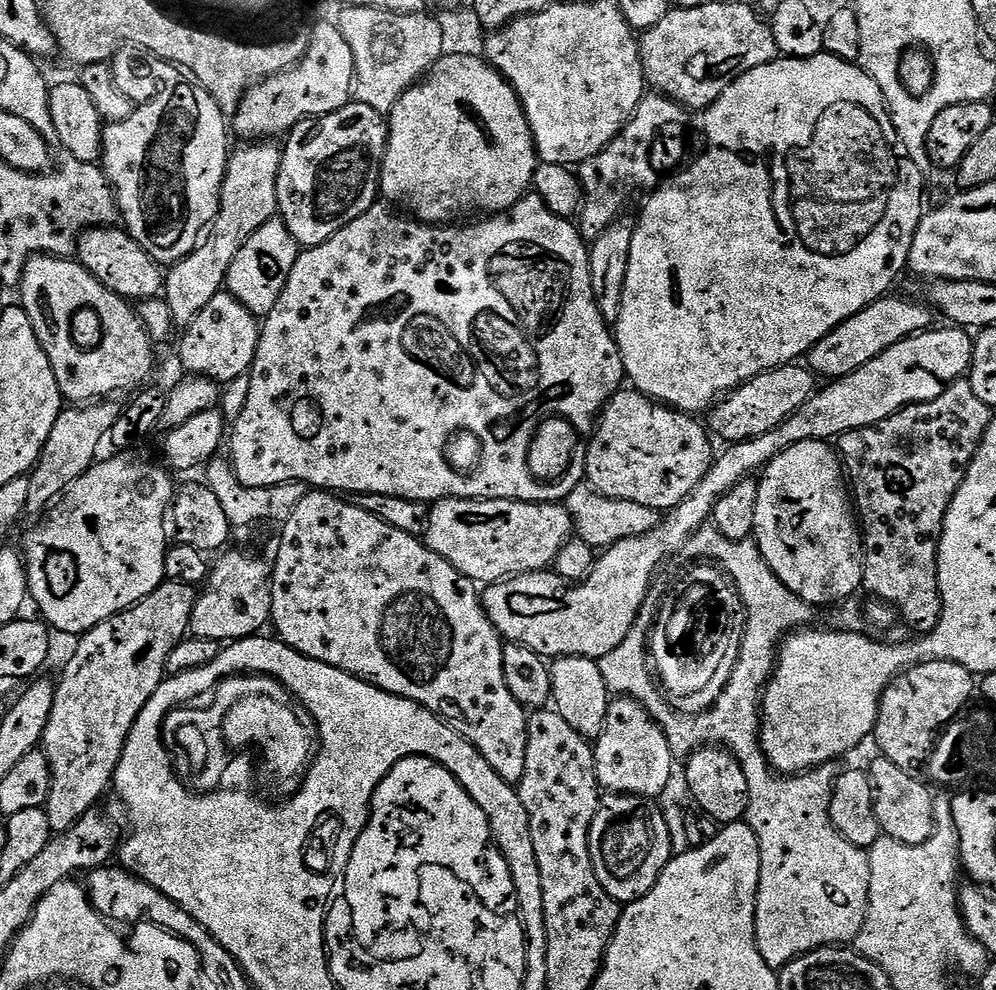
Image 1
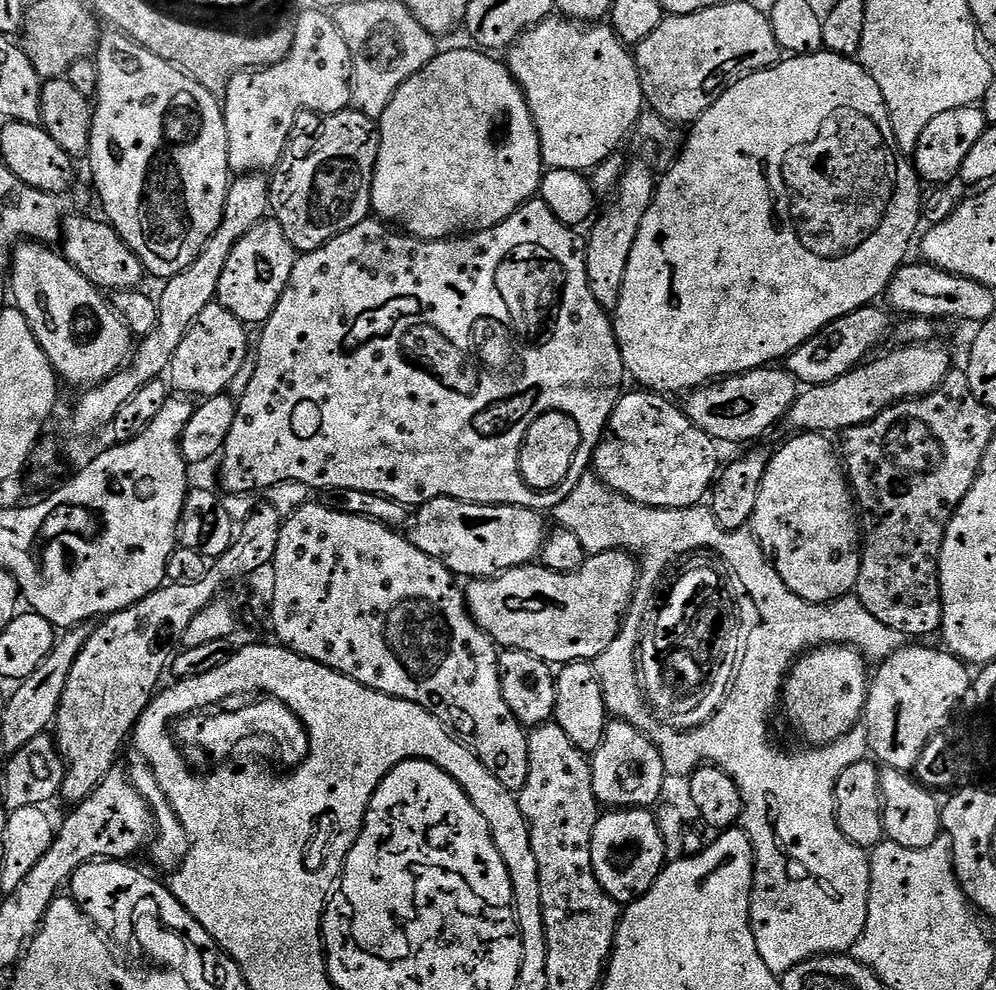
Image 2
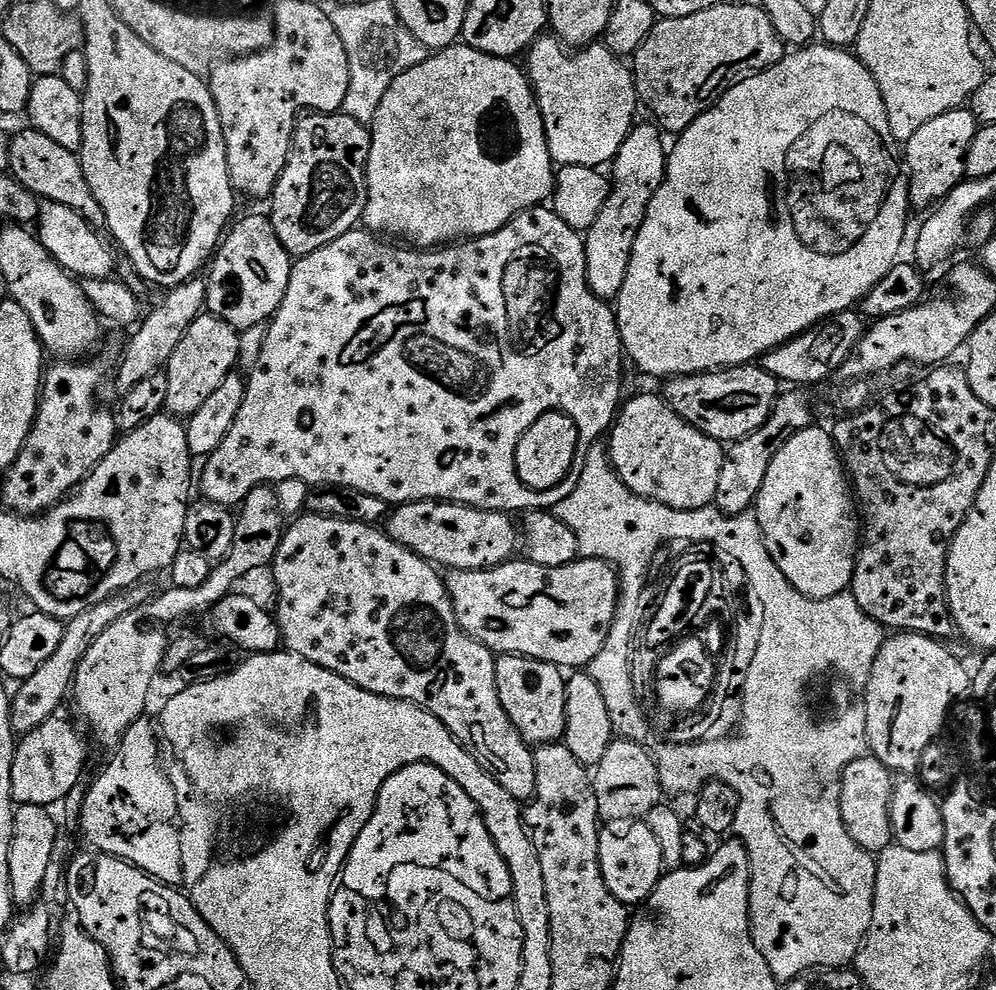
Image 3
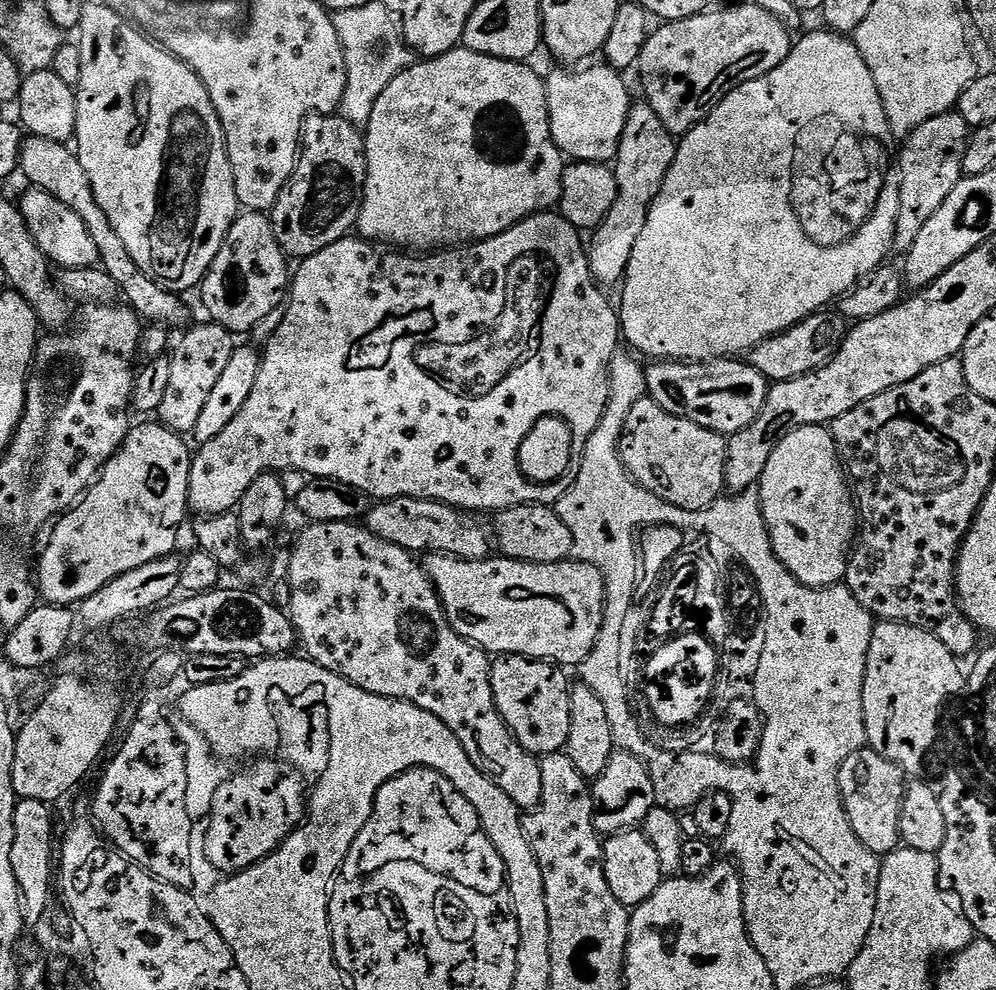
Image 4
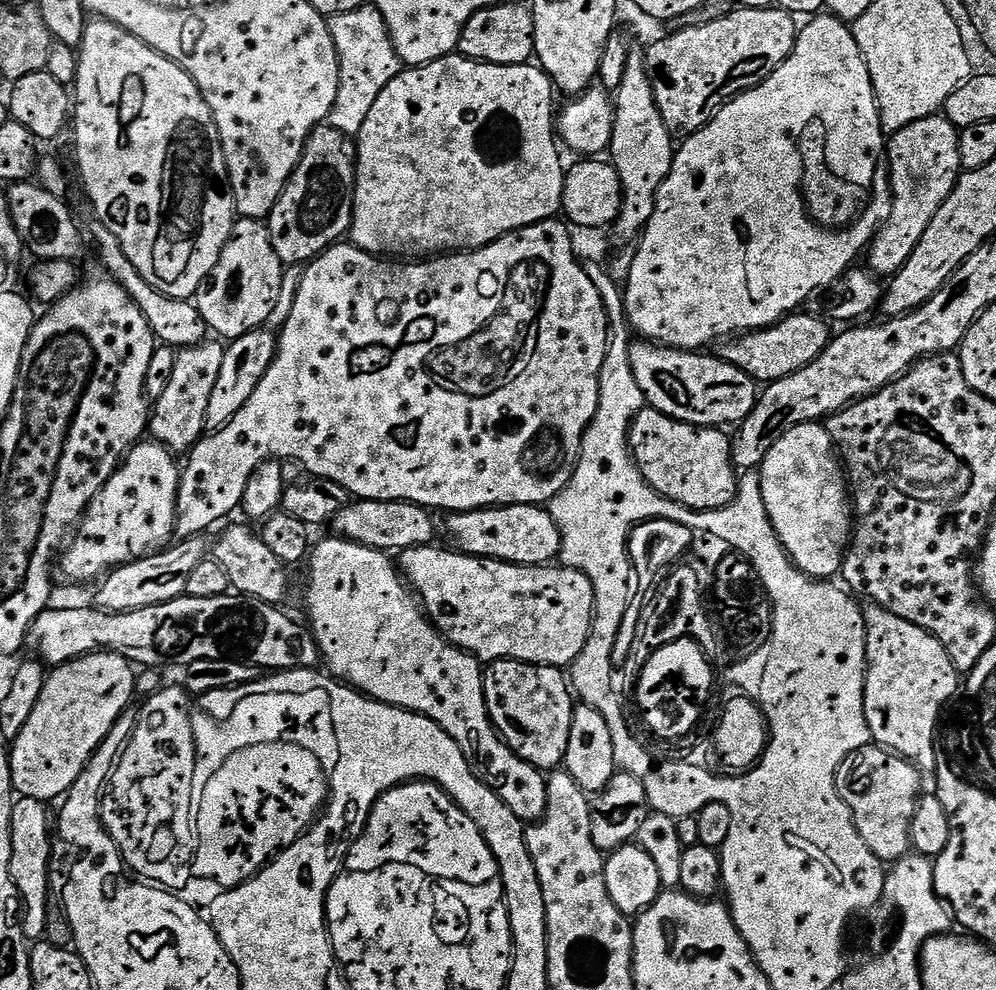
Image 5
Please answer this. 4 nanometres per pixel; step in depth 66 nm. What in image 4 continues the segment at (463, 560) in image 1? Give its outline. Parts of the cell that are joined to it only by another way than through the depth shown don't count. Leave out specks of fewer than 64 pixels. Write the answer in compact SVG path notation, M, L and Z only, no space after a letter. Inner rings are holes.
M403 496L397 500L386 500L376 502L368 509L366 517L366 527L368 531L377 536L380 540L390 542L399 548L413 554L443 554L449 557L456 557L459 560L479 561L489 559L488 544L490 548L490 536L480 528L471 528L464 524L464 520L457 509L451 508L449 504L439 504L437 500L415 500L409 496Z

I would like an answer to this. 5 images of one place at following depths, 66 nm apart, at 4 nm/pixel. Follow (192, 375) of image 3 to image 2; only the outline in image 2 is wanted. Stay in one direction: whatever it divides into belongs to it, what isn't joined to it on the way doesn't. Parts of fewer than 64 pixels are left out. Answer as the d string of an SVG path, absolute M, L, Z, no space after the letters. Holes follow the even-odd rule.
M213 302L198 314L198 318L190 326L186 338L178 346L178 354L174 354L174 362L170 369L170 384L177 393L187 394L189 397L207 398L227 393L230 382L234 382L234 374L242 370L242 362L250 359L250 344L248 348L249 329L230 310L226 310L218 302Z

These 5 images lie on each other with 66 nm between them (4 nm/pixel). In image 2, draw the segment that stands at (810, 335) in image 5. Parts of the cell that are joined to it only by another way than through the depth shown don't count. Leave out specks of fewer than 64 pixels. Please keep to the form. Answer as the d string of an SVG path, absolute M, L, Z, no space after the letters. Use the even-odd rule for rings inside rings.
M880 306L859 308L830 322L830 326L814 334L814 338L802 342L798 350L794 350L786 357L786 371L791 376L795 376L801 385L811 386L834 382L834 378L842 378L842 374L859 368L877 351L875 348L887 338L888 327L892 324L893 317L883 307L882 309L876 307Z

